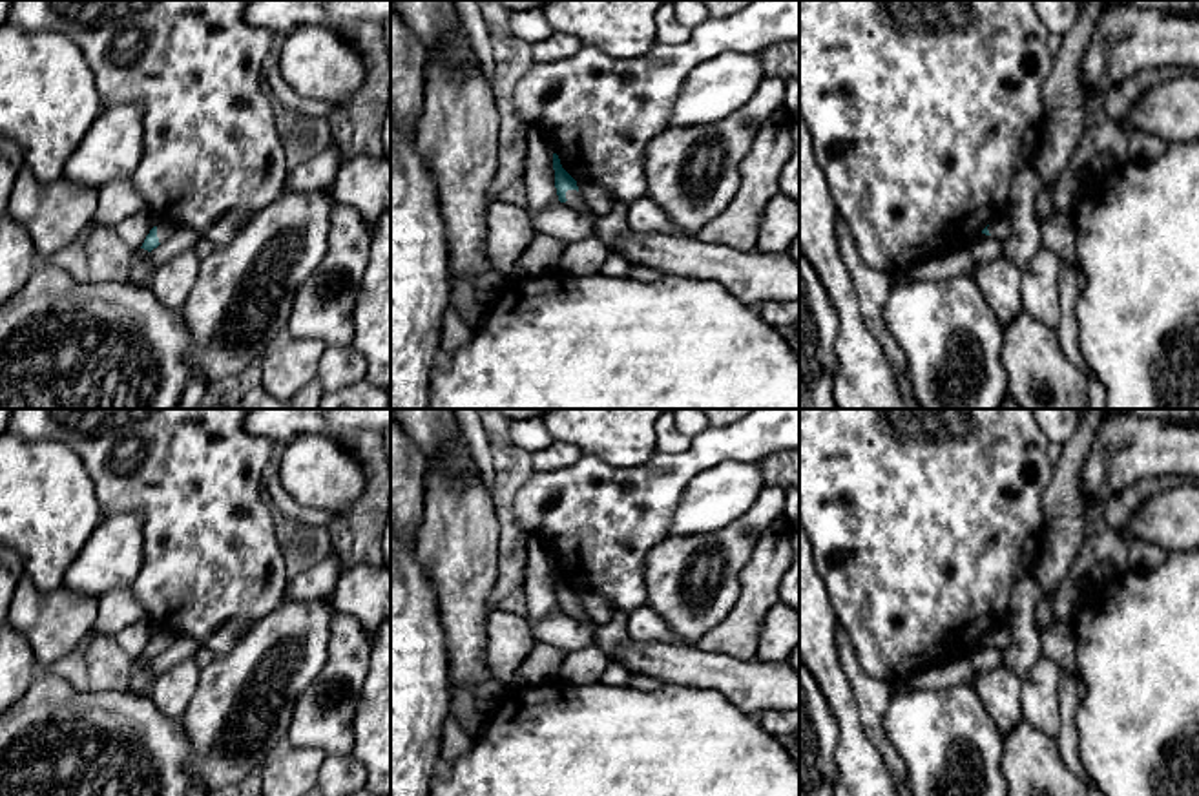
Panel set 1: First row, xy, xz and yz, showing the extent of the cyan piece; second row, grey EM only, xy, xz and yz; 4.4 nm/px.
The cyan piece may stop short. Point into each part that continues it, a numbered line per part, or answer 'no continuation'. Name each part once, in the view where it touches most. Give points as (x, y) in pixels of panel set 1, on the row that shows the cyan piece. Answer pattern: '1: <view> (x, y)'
1: xz (575, 201)

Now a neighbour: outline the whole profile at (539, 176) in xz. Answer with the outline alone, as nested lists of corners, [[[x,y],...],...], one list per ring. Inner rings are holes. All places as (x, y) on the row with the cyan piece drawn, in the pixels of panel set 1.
[[[529,126],[529,137],[522,153],[524,184],[527,188],[526,210],[535,217],[542,208],[558,201],[555,188],[553,148],[546,133]]]

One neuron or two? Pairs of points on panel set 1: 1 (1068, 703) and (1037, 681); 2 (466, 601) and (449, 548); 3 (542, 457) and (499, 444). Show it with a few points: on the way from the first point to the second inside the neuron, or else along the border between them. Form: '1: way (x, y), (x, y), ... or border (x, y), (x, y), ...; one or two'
1: border (1063, 672), (1059, 681), (1061, 729), (1055, 738); two
2: way (462, 588), (460, 561); one
3: border (530, 453), (530, 462), (535, 470); two

